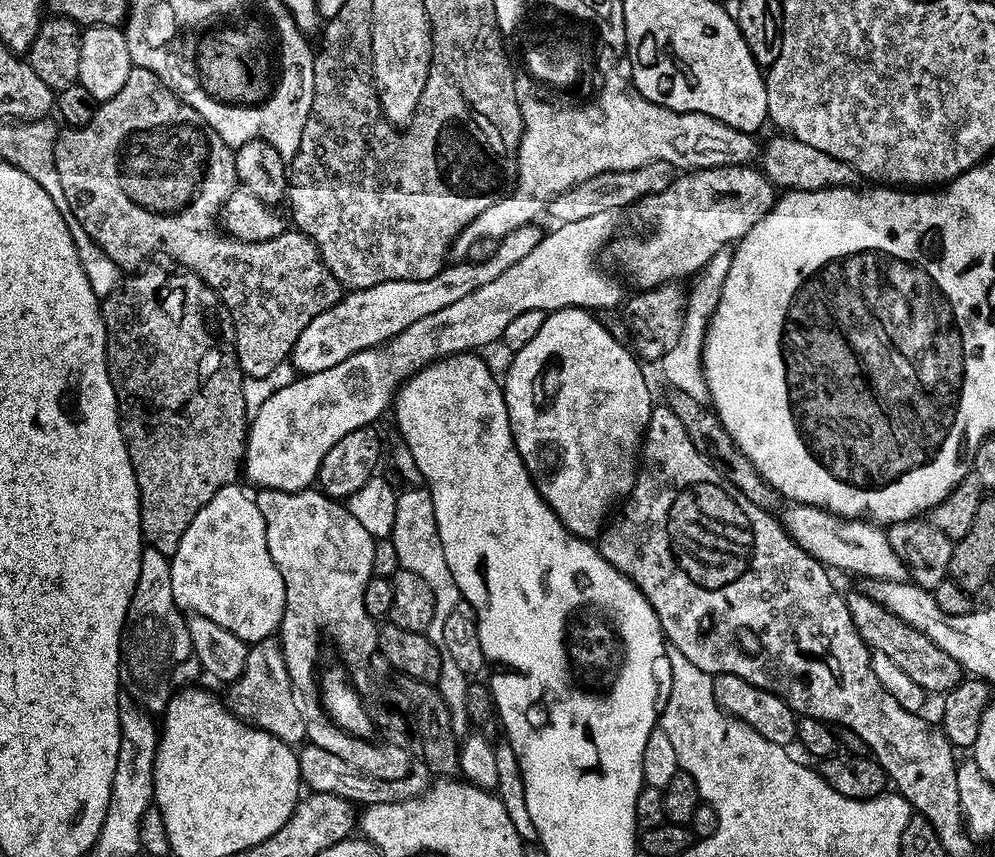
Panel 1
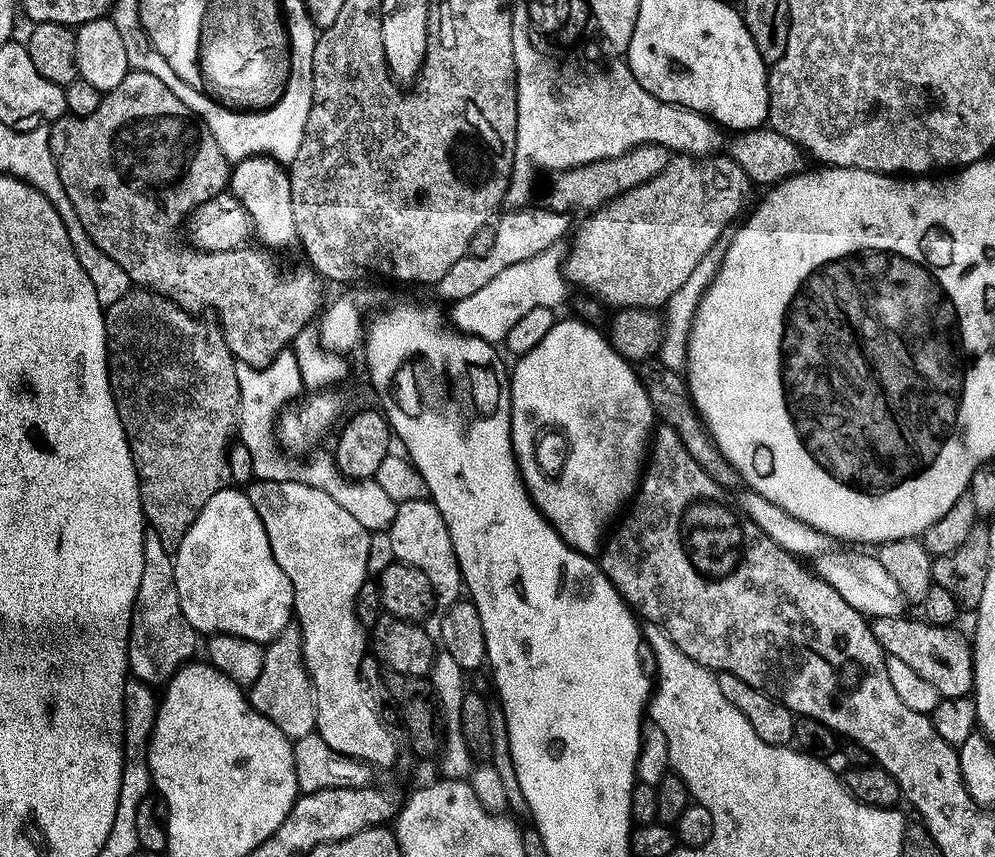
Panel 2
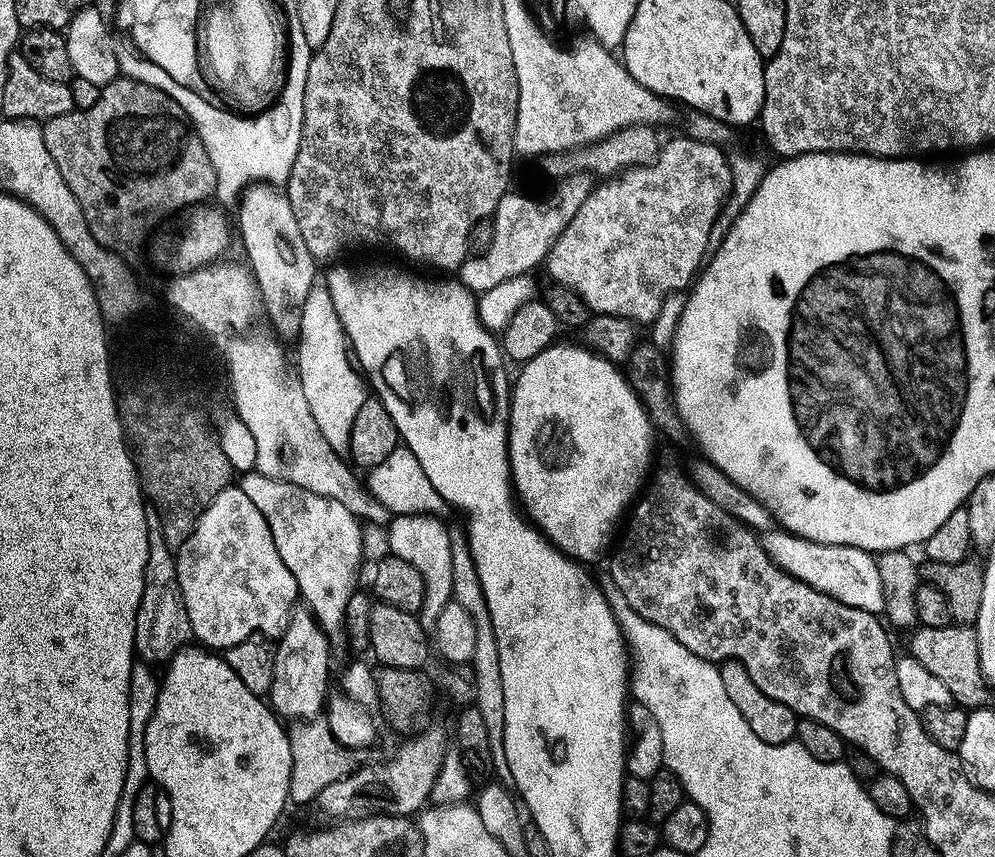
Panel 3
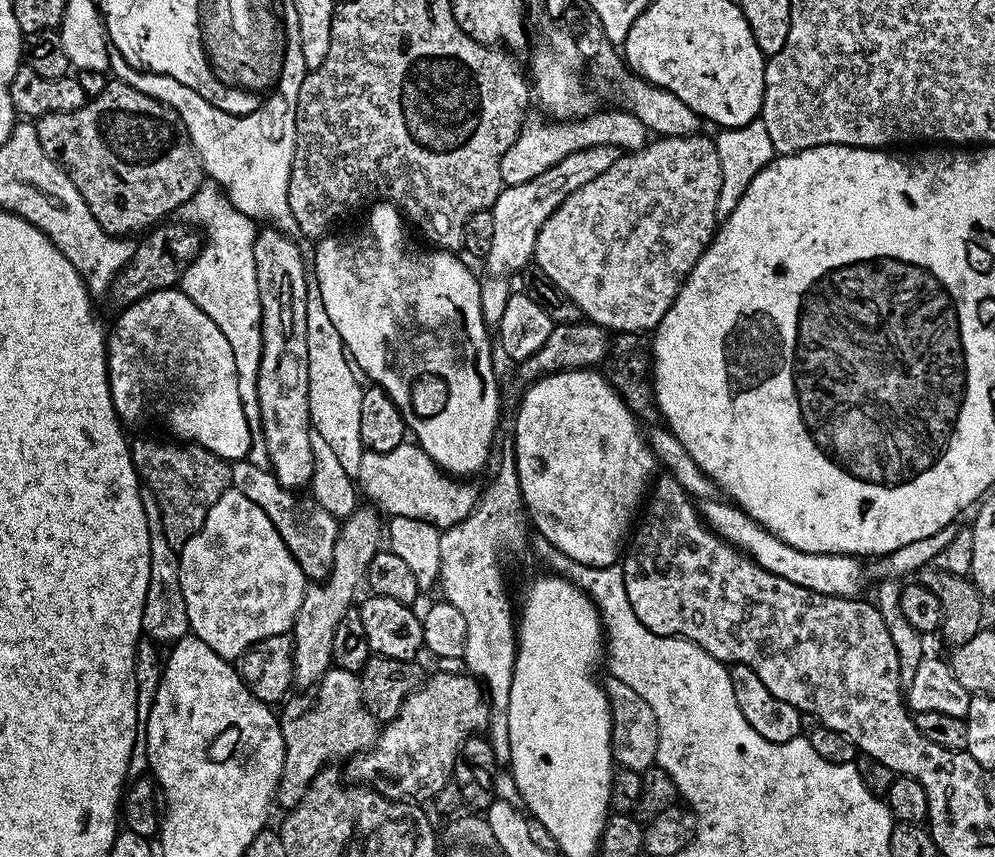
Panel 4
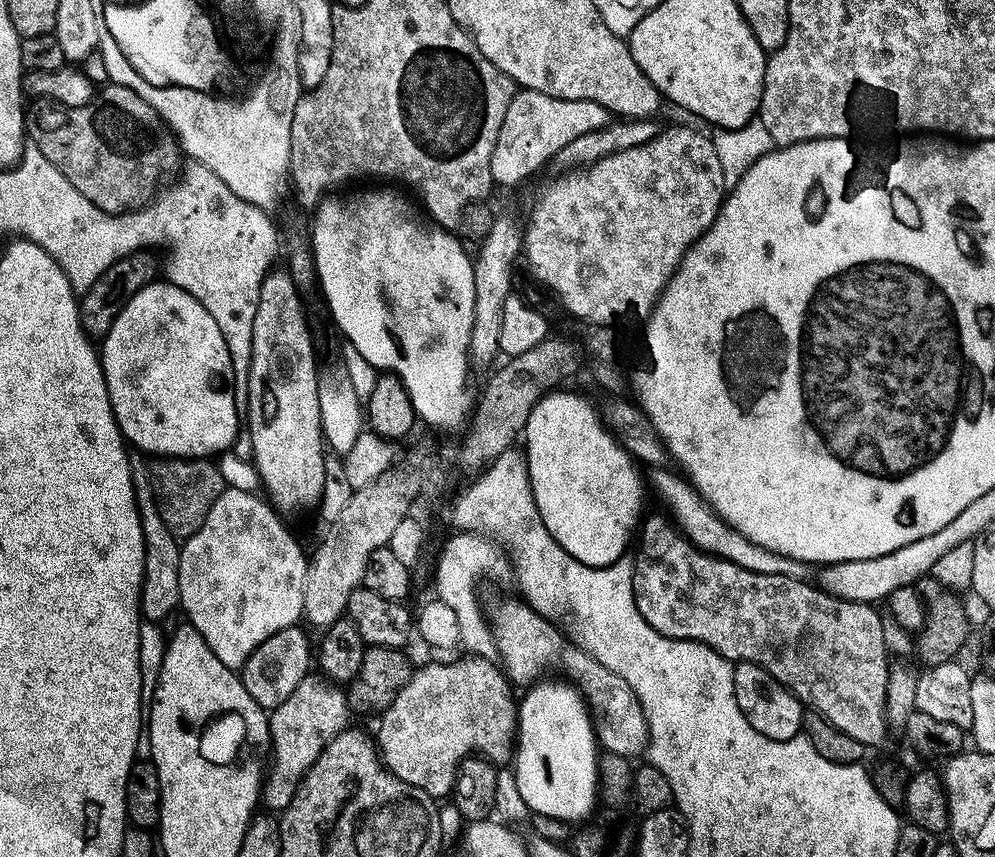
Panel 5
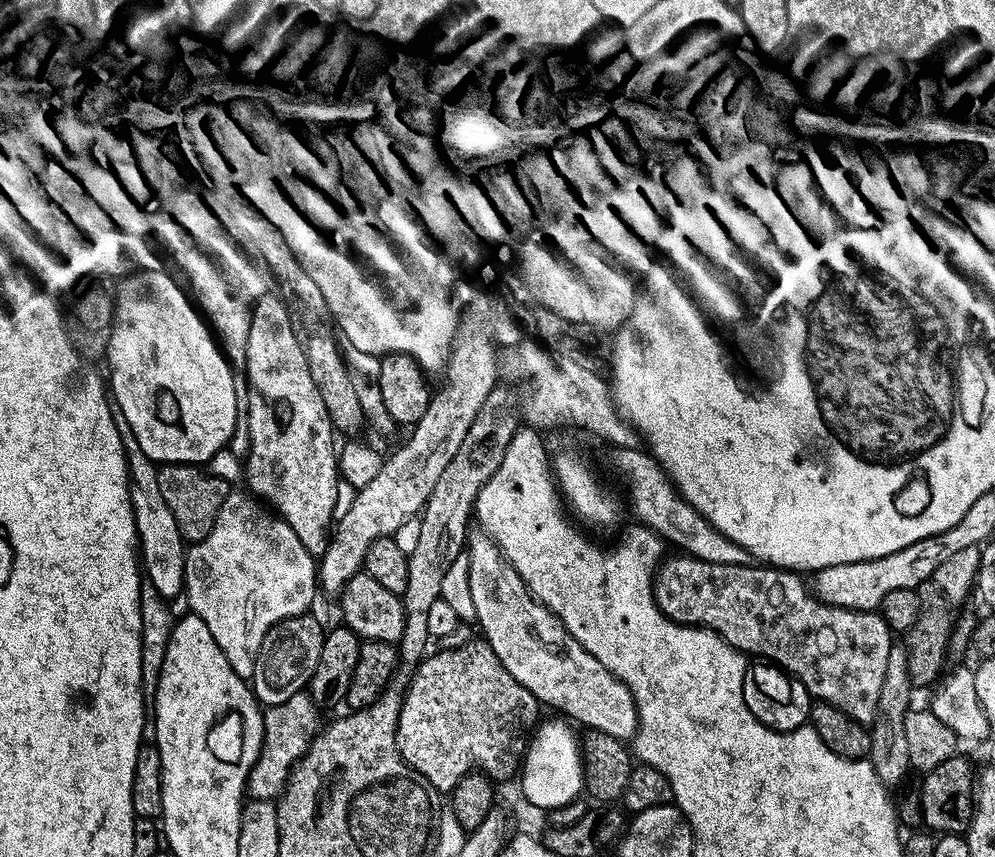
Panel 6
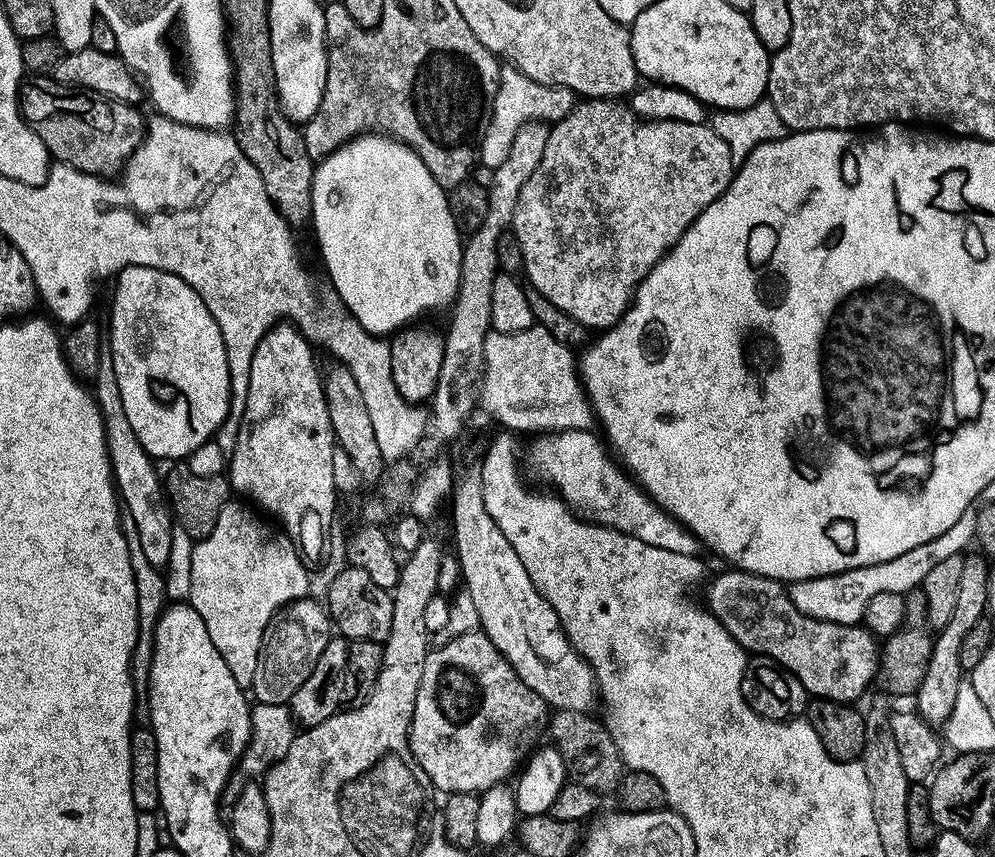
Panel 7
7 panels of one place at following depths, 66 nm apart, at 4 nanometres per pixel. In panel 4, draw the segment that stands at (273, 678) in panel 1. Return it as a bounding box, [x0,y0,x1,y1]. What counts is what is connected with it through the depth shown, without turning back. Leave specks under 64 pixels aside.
[292,506,382,690]

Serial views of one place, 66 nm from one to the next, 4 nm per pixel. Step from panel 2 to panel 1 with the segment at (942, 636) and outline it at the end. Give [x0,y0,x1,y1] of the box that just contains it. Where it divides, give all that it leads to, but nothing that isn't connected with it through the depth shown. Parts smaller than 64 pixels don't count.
[847,594,962,694]

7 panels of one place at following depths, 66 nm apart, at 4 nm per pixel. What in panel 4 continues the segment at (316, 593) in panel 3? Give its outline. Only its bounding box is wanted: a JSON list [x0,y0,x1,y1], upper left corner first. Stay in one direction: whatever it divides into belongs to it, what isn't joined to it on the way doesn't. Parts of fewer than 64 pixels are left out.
[231,458,340,582]

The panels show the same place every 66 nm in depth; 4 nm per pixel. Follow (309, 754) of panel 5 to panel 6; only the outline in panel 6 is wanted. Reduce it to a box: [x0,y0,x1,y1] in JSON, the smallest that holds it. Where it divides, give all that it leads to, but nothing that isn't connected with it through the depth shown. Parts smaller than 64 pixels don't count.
[254,691,321,801]

